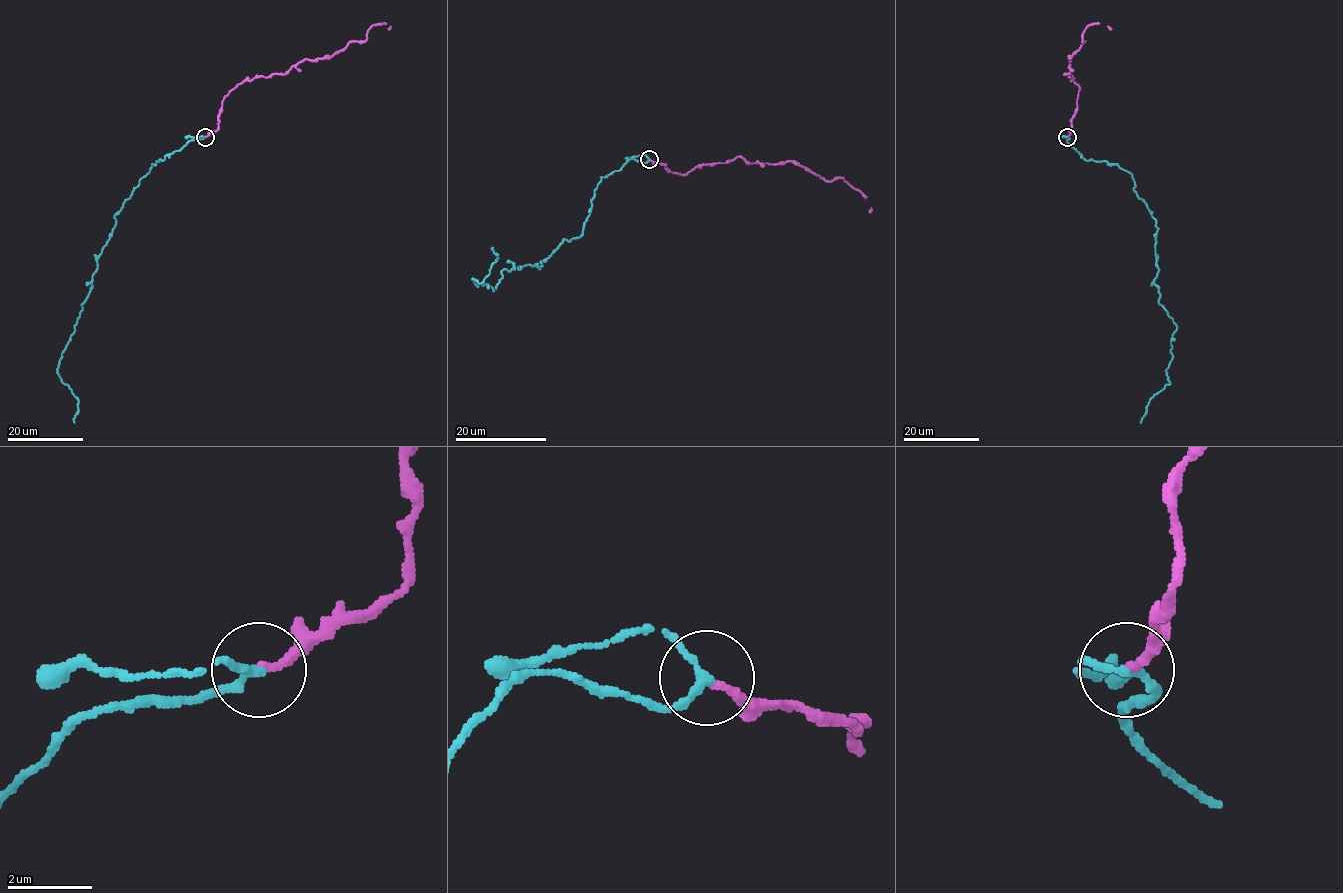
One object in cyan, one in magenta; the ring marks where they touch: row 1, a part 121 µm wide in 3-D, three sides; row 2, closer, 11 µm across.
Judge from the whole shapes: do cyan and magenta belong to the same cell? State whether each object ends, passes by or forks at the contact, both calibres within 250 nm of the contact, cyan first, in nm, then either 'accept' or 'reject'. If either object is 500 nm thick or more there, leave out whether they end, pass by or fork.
cyan passes by; magenta ends there; 190 nm thick on the cyan side, 190 nm on the other; accept

